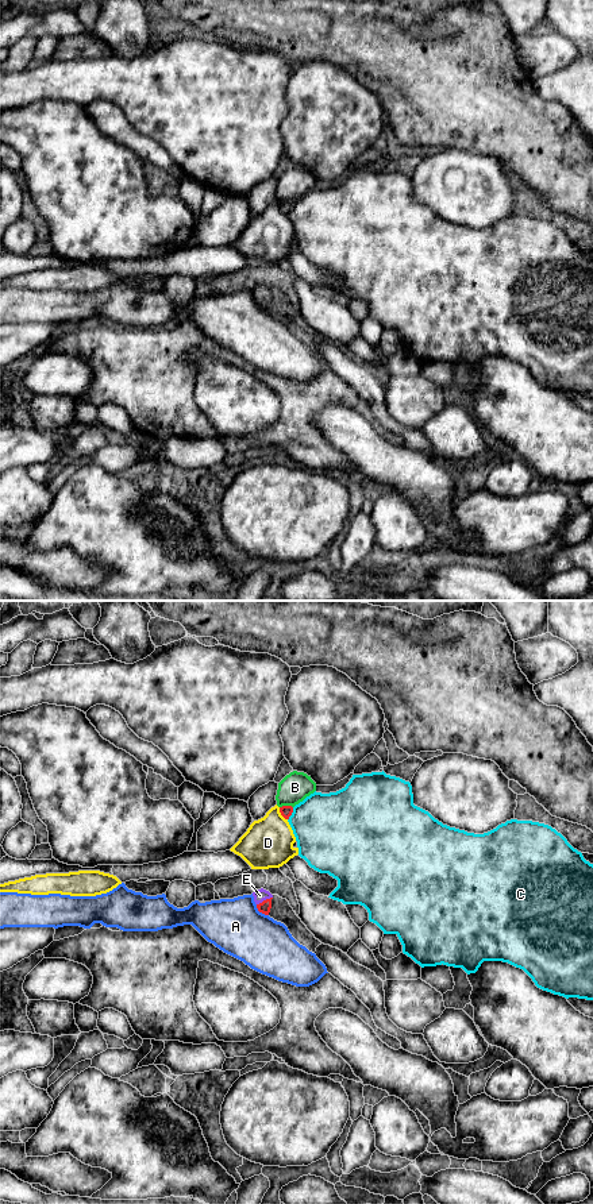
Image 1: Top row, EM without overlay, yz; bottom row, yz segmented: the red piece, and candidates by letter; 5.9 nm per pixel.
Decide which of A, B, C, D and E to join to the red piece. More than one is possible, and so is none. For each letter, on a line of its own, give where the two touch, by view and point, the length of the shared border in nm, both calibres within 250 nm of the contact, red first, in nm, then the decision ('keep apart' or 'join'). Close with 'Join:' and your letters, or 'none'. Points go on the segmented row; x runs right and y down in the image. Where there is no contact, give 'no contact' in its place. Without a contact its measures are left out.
A: contact yz (261, 911); length 100 nm; calibres 70 and 320 nm; keep apart
B: contact yz (285, 806); length 80 nm; calibres 70 and 180 nm; keep apart
C: contact yz (291, 814); length 90 nm; calibres 70 and 420 nm; keep apart
D: contact yz (281, 814); length 90 nm; calibres 70 and 300 nm; keep apart
E: contact yz (264, 900); length 110 nm; calibres 70 and 80 nm; join
Join: E

